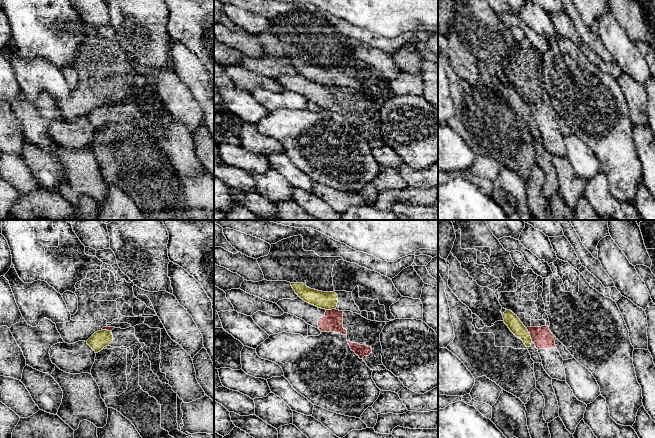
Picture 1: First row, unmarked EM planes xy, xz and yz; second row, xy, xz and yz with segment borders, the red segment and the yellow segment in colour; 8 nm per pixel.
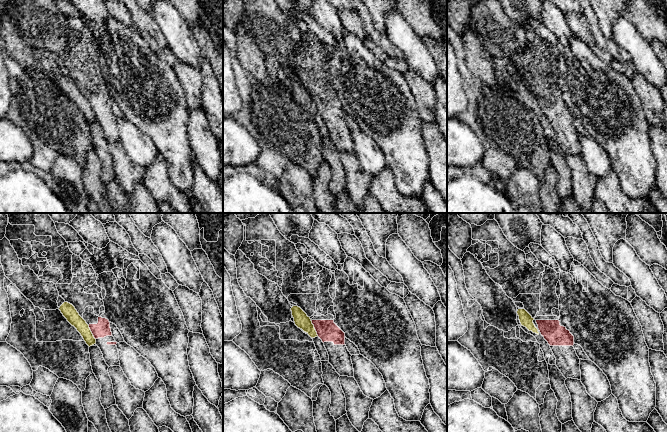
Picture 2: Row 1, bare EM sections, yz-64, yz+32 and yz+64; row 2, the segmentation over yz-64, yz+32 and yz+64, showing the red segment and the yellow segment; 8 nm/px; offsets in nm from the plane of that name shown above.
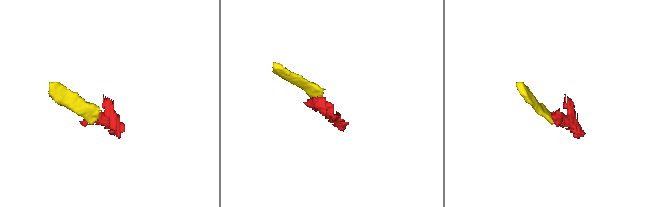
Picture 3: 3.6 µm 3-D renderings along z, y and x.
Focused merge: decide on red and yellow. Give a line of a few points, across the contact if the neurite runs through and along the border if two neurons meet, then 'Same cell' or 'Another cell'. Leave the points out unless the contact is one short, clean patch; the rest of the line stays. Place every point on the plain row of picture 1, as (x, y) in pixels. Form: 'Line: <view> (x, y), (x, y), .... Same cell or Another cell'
Line: yz (526, 104), (532, 117). Another cell

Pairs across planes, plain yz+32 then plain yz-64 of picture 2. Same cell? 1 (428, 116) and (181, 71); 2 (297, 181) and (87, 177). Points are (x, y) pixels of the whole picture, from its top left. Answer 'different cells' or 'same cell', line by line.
1: same cell
2: different cells

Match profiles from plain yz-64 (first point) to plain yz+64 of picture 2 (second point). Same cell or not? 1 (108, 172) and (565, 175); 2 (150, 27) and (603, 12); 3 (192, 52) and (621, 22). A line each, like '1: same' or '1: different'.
1: same
2: different
3: same

